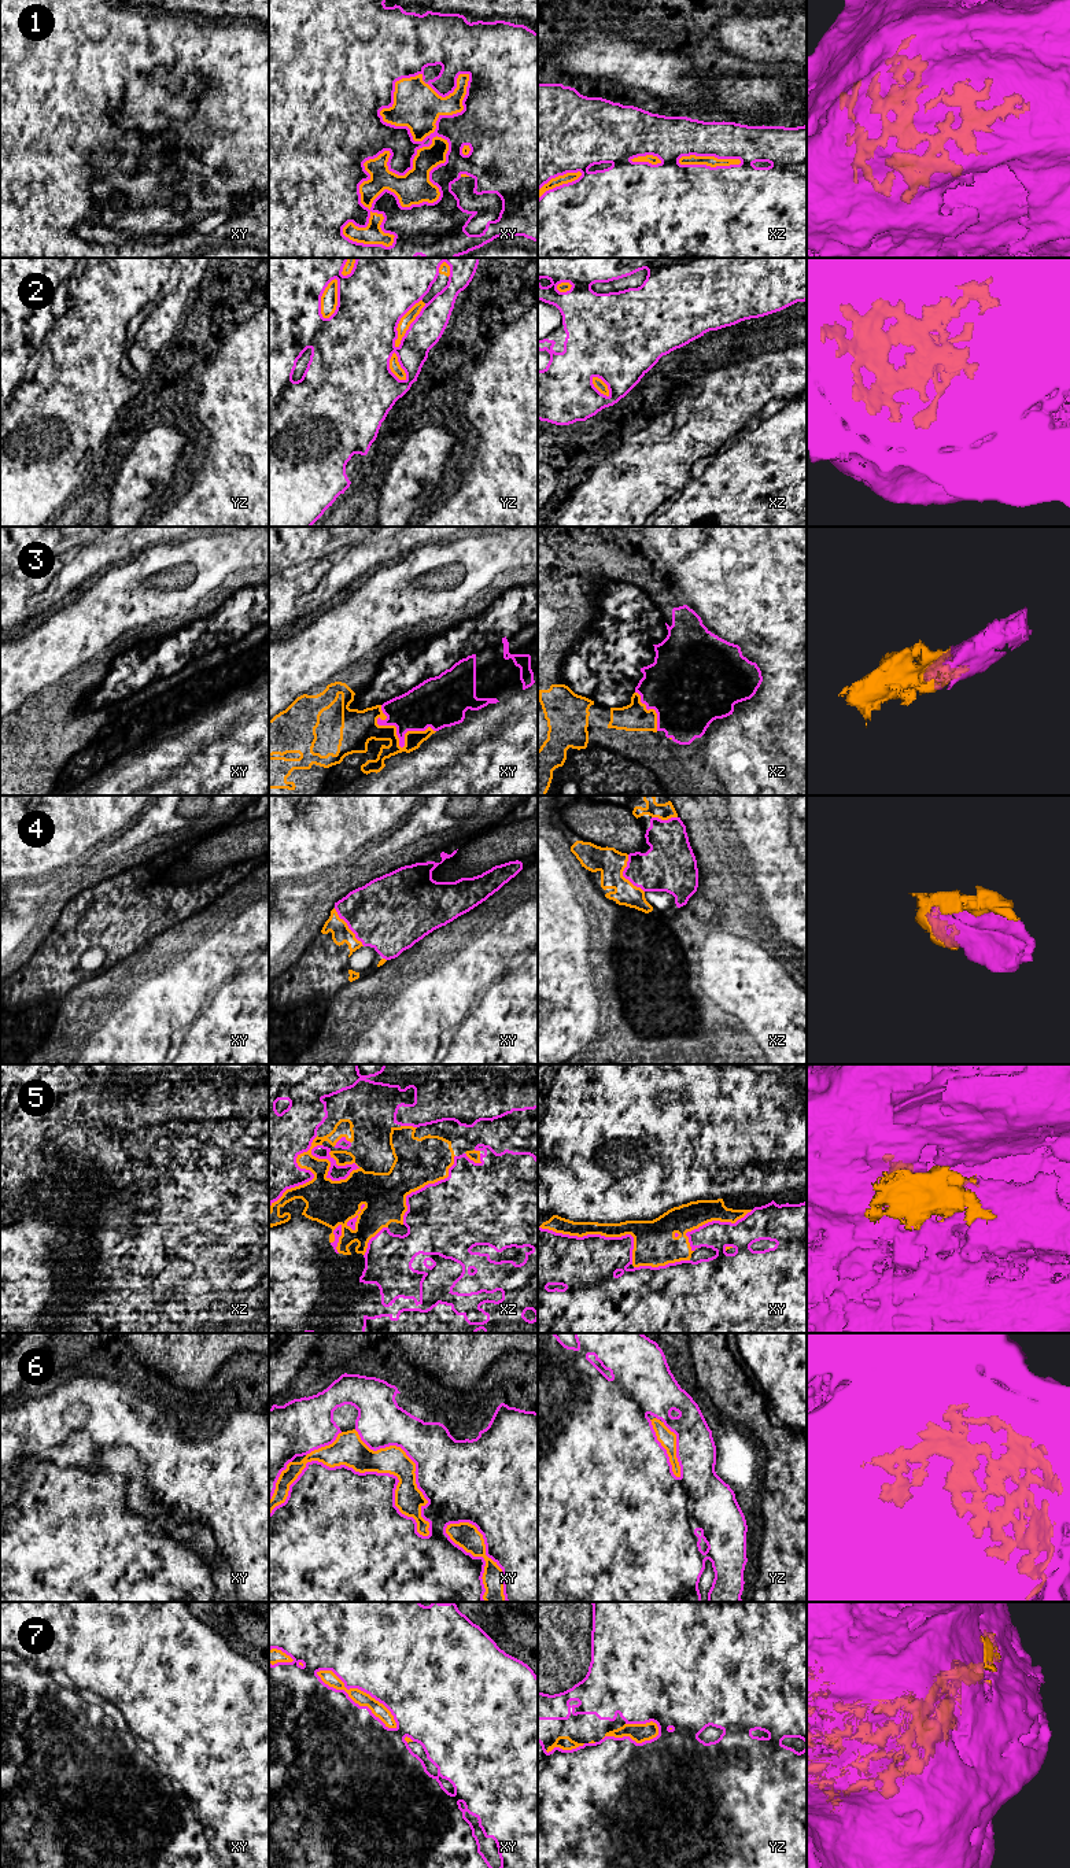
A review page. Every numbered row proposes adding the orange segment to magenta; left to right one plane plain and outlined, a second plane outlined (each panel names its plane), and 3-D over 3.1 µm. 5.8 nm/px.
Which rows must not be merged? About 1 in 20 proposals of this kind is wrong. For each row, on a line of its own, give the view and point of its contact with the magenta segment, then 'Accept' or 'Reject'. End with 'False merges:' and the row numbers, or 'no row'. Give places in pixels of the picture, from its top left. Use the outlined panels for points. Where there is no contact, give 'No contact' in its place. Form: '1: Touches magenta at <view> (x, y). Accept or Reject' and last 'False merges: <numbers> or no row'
1: Touches magenta at xy (408, 207). Accept
2: Touches magenta at yz (398, 322). Accept
3: Touches magenta at xy (398, 737). Accept
4: Touches magenta at xz (623, 875). Accept
5: Touches magenta at xz (301, 1152). Accept
6: Touches magenta at xy (361, 1473). Accept
7: Touches magenta at xy (354, 1702). Accept
False merges: no row

